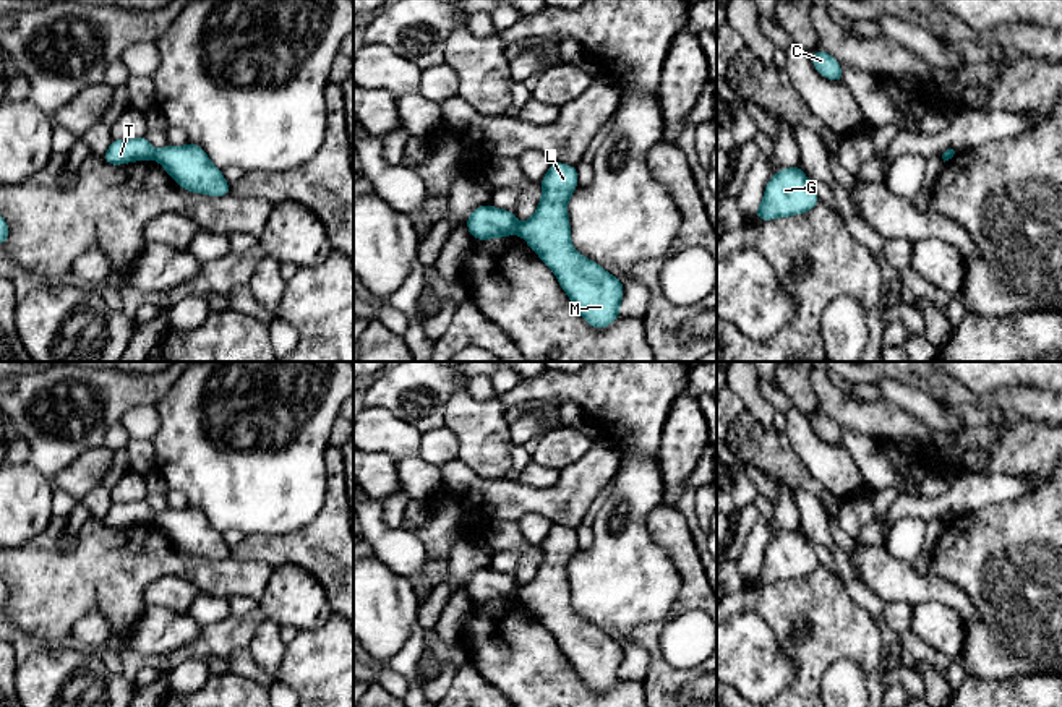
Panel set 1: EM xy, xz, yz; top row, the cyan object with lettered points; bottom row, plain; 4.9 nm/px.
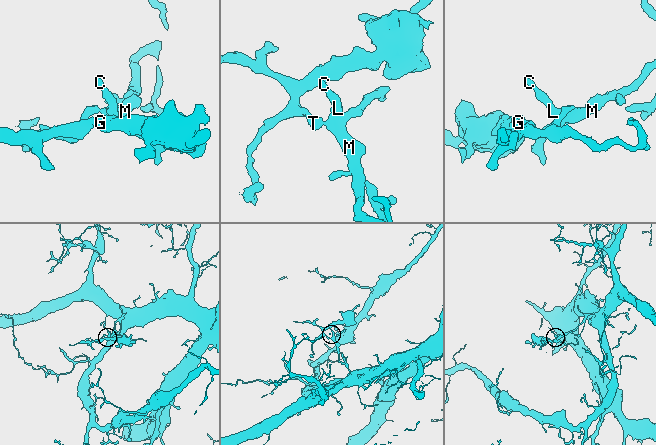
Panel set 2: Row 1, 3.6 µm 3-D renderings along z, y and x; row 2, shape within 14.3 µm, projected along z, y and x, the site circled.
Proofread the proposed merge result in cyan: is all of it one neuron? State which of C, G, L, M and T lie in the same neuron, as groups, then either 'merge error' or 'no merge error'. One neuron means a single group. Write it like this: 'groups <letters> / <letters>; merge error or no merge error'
groups C L M / G T; merge error

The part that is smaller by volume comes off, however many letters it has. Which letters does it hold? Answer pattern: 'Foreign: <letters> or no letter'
Foreign: G, T

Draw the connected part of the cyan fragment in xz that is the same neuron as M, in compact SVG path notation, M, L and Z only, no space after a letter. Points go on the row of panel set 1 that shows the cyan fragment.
M553 161L540 186L537 211L527 222L519 224L517 235L555 272L579 315L593 329L603 329L621 319L624 289L621 279L572 246L567 201L579 186L576 165Z

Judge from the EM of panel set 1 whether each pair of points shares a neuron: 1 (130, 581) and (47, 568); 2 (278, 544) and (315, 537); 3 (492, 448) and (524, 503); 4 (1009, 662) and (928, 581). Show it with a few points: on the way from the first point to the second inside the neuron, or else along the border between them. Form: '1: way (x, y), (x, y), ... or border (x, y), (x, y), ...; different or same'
1: way (109, 578), (68, 578); same
2: way (287, 544), (305, 544); same
3: border (467, 466), (487, 479), (505, 477); different
4: border (950, 582), (970, 599), (978, 612), (976, 620); different

